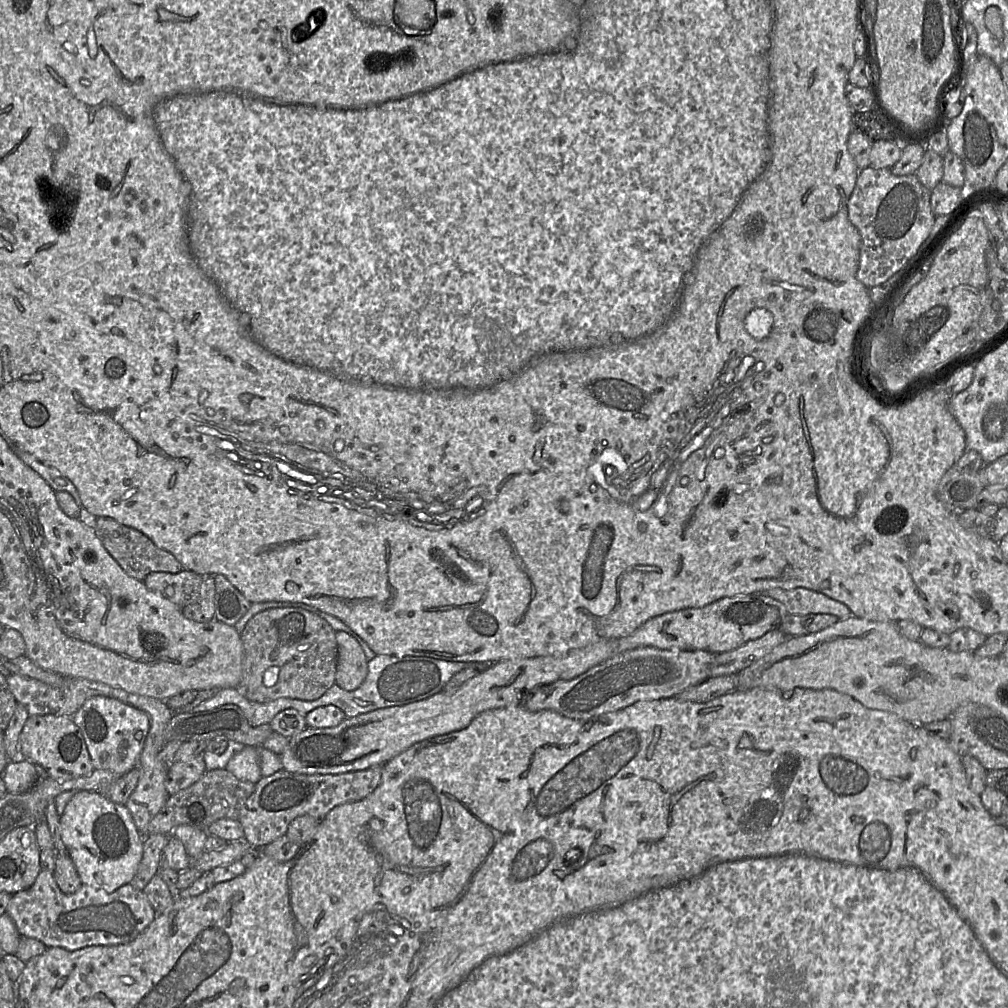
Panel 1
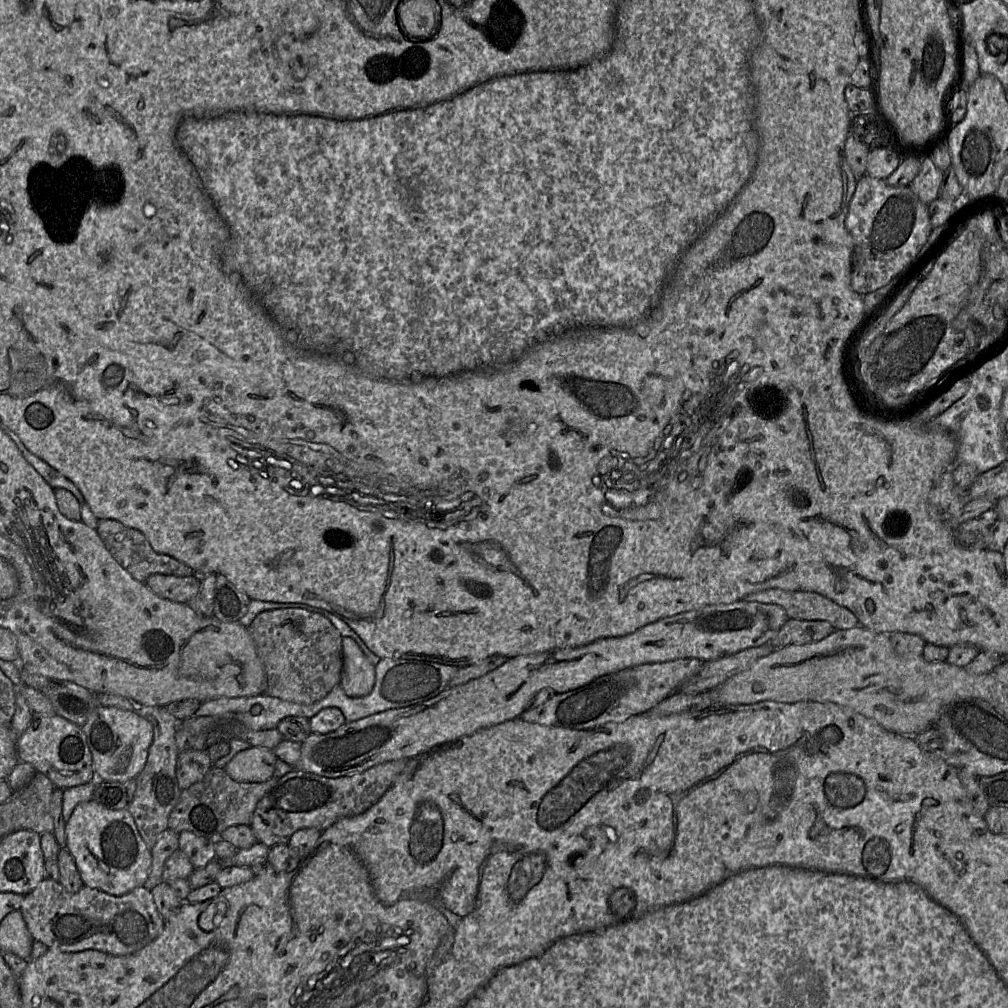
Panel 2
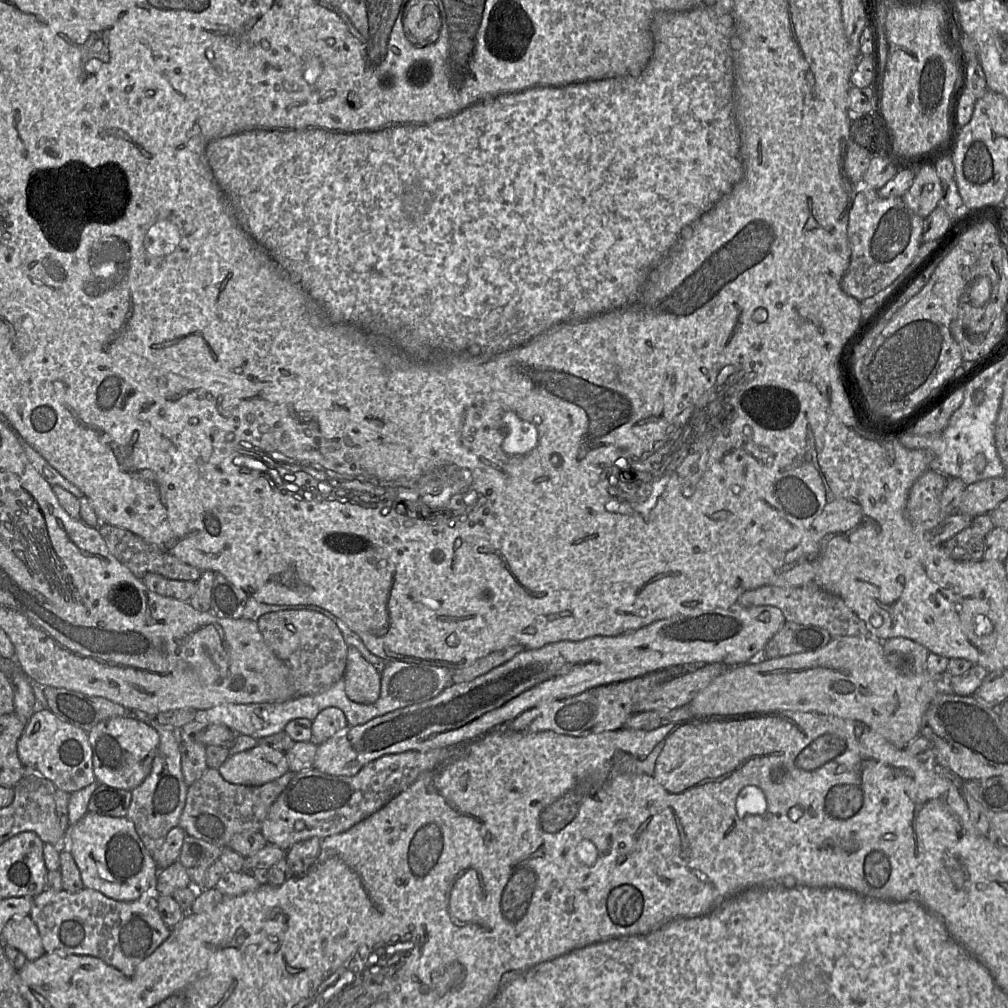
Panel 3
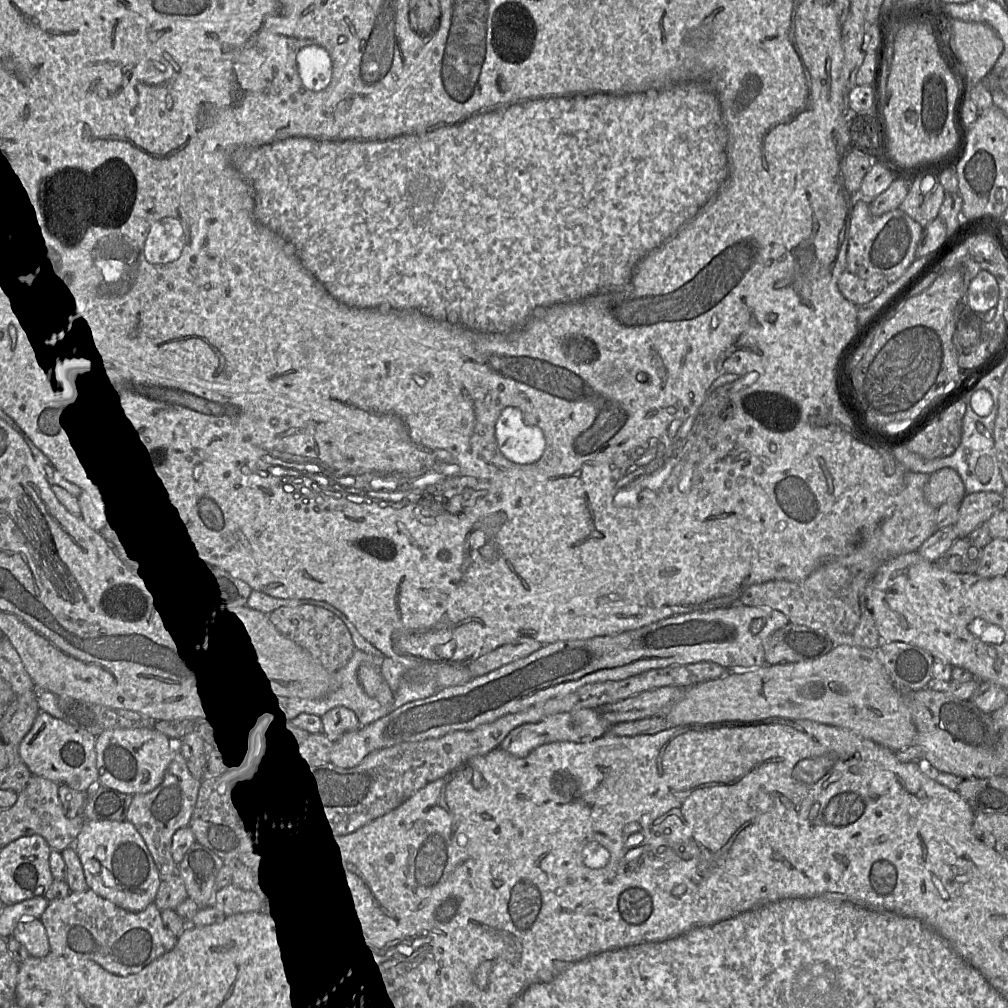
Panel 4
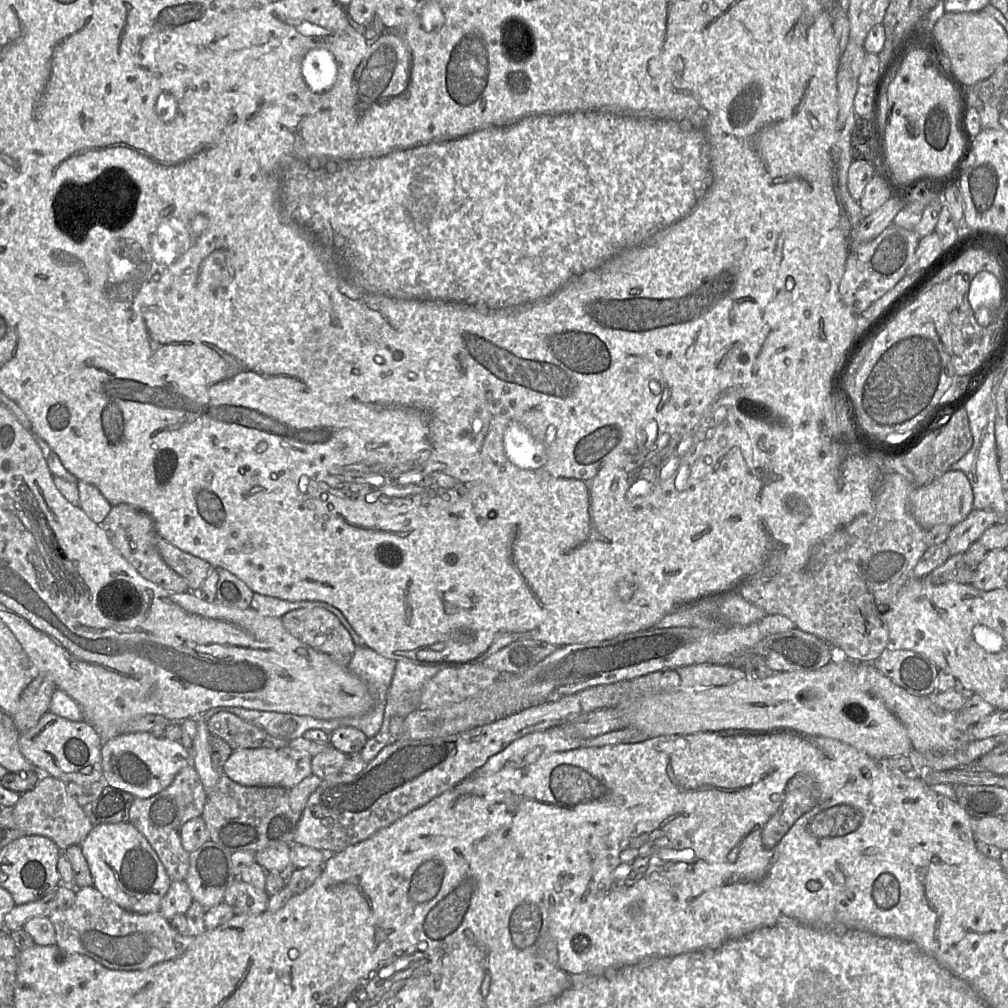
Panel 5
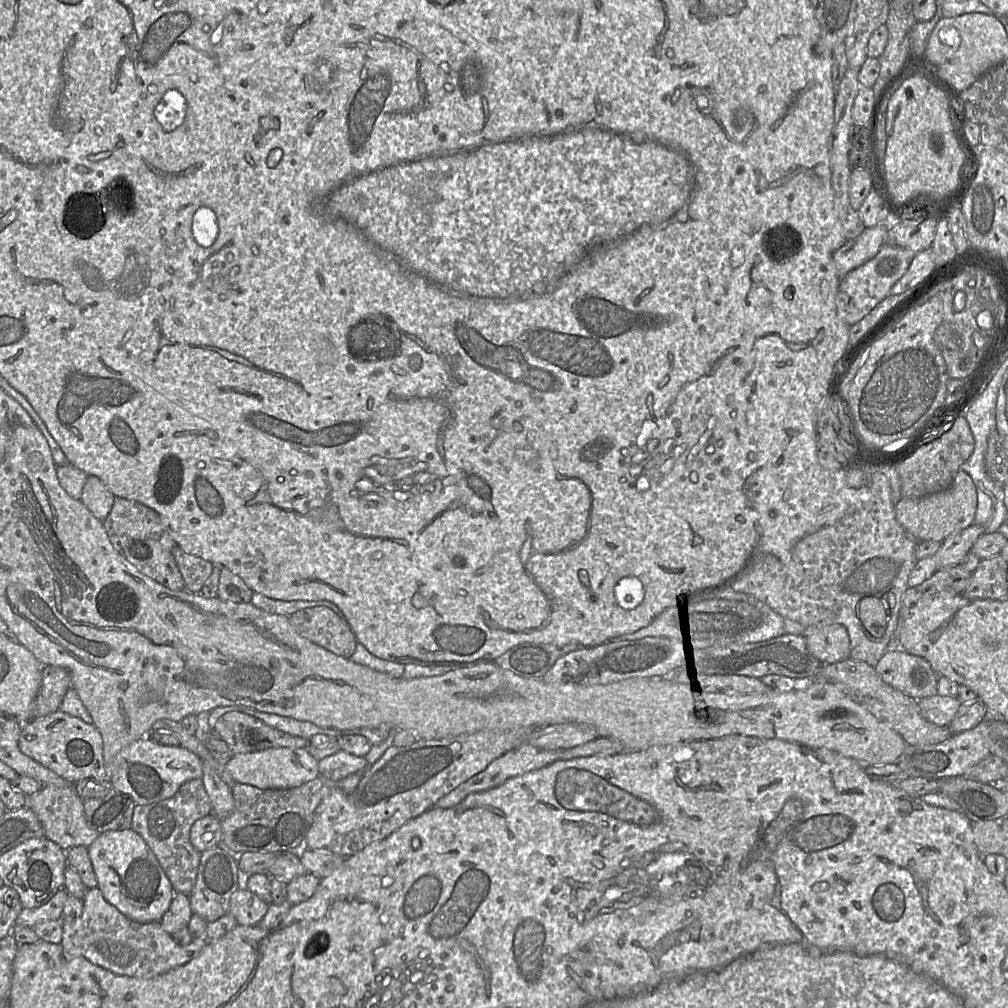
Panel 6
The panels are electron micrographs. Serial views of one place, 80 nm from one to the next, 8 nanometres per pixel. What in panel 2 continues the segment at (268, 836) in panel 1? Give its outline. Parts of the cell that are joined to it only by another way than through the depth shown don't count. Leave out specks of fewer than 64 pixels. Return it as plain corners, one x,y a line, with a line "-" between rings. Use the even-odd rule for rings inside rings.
407,759
384,762
349,776
329,778
293,769
278,779
274,787
258,802
250,828
257,838
269,848
288,843
290,837
303,828
324,831
338,820
366,812
392,787
405,768

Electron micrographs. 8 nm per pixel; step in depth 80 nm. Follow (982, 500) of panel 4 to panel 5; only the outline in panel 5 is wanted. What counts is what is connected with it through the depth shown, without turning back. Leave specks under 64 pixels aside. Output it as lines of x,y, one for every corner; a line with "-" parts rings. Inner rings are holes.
972,509
969,515
962,522
952,527
947,539
945,540
945,543
949,548
950,555
964,553
967,549
969,549
973,542
980,538
987,528
1001,522
1003,519
1006,518
1000,518
995,512
990,510

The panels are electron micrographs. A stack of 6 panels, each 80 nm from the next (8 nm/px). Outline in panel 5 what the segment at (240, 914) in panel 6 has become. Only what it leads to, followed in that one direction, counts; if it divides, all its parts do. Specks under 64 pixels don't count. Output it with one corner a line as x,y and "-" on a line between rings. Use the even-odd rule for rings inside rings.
240,879
233,880
224,895
224,902
237,915
257,915
265,912
268,899
266,891
257,889

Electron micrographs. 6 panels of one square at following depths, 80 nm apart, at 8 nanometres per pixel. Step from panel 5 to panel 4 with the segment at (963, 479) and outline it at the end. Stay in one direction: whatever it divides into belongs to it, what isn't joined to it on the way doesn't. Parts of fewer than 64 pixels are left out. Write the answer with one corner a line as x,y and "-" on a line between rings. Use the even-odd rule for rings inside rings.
951,468
930,474
924,487
925,500
936,509
945,503
961,504
966,494
960,475

